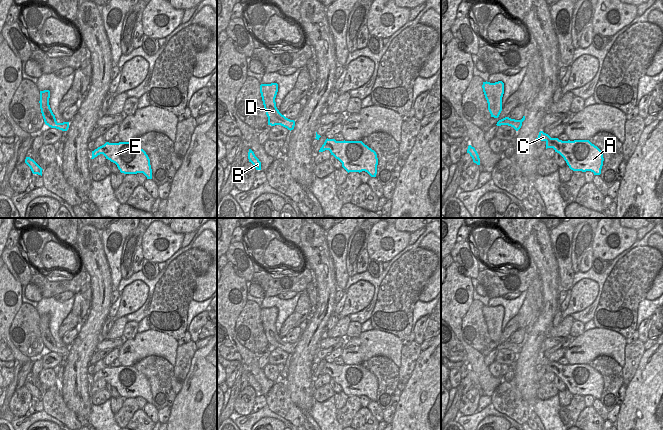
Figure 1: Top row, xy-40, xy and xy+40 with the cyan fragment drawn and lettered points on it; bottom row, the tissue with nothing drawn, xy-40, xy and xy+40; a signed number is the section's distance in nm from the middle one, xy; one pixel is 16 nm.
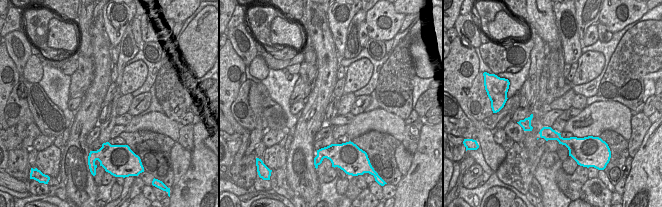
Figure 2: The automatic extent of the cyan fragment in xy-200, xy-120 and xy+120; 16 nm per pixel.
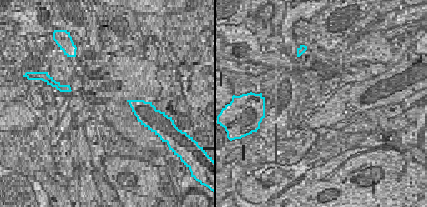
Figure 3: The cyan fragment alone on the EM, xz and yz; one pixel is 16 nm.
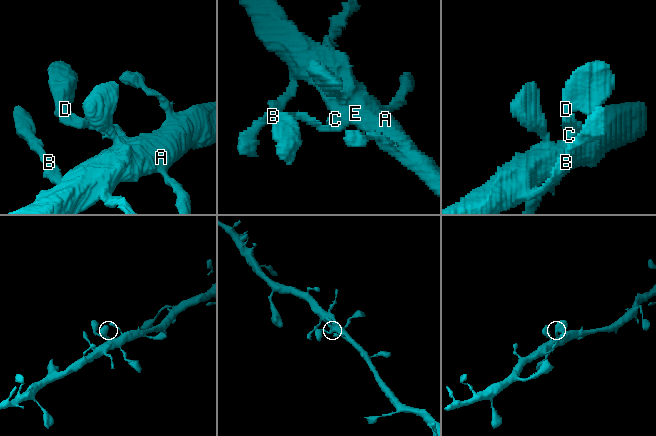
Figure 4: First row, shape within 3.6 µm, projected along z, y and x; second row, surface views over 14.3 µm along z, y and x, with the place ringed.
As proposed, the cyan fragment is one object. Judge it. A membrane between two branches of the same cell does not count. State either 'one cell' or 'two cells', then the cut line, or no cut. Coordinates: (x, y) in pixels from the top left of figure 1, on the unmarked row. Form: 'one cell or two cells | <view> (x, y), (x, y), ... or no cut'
one cell | no cut

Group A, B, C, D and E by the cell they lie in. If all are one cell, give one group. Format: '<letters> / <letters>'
A B C D E

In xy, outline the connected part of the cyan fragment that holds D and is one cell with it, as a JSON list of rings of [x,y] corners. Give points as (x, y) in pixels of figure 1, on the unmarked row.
[[[277,307],[260,309],[260,317],[264,333],[268,341],[268,349],[271,350],[281,349],[291,355],[294,353],[295,345],[286,342],[277,333],[275,326],[277,316],[278,316]]]

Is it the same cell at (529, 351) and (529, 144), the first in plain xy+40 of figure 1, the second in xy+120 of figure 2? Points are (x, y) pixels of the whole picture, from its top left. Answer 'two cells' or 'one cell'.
one cell

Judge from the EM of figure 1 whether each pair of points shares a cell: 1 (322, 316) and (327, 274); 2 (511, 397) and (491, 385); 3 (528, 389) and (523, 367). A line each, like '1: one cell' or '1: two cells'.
1: one cell
2: two cells
3: one cell

